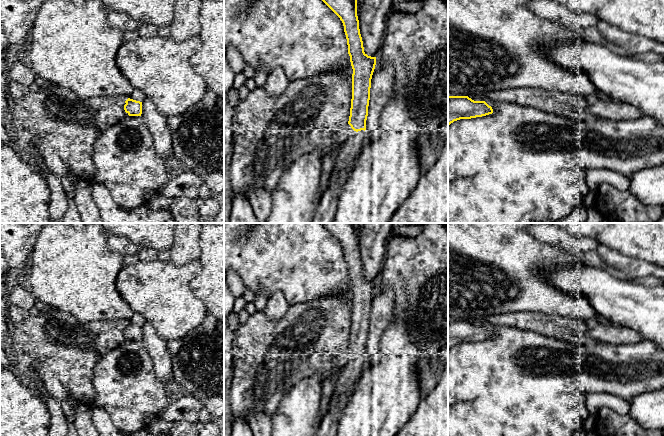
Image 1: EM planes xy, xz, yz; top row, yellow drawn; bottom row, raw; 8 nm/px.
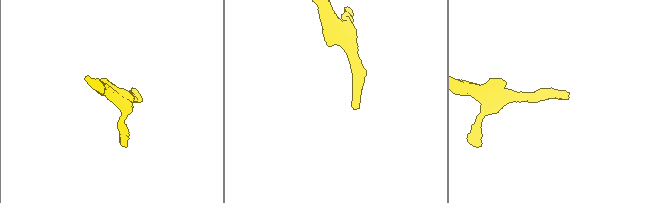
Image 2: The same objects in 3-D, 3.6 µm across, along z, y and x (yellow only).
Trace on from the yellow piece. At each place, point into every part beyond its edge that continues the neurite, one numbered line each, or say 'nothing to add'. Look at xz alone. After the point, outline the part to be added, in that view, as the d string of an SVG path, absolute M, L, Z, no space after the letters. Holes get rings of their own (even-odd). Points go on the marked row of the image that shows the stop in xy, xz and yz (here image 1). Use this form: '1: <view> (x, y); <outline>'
1: xz (344, 163); M348 124L345 146L337 156L331 174L329 187L320 198L312 223L333 223L338 199L353 170L354 163L365 142L365 131L354 131Z

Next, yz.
nothing to add

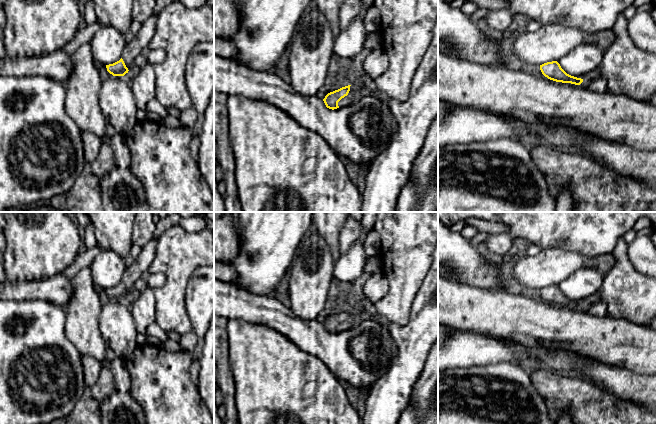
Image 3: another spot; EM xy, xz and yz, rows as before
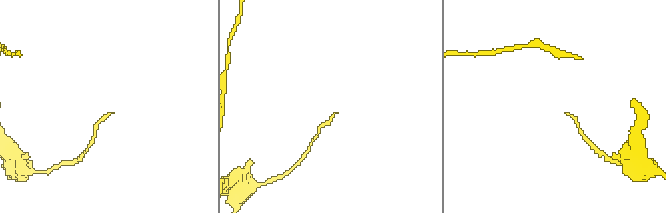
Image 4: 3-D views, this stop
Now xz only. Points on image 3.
1: xz (354, 92); M351 85L348 95L345 96L344 98L342 98L338 102L338 106L341 107L341 108L345 107L345 106L349 106L350 104L352 104L354 101L357 100L359 95L360 95L359 88L357 86L355 86L355 85Z

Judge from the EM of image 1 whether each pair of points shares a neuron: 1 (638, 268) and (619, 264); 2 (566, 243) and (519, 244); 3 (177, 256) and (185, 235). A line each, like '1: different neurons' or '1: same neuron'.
1: same neuron
2: different neurons
3: same neuron

